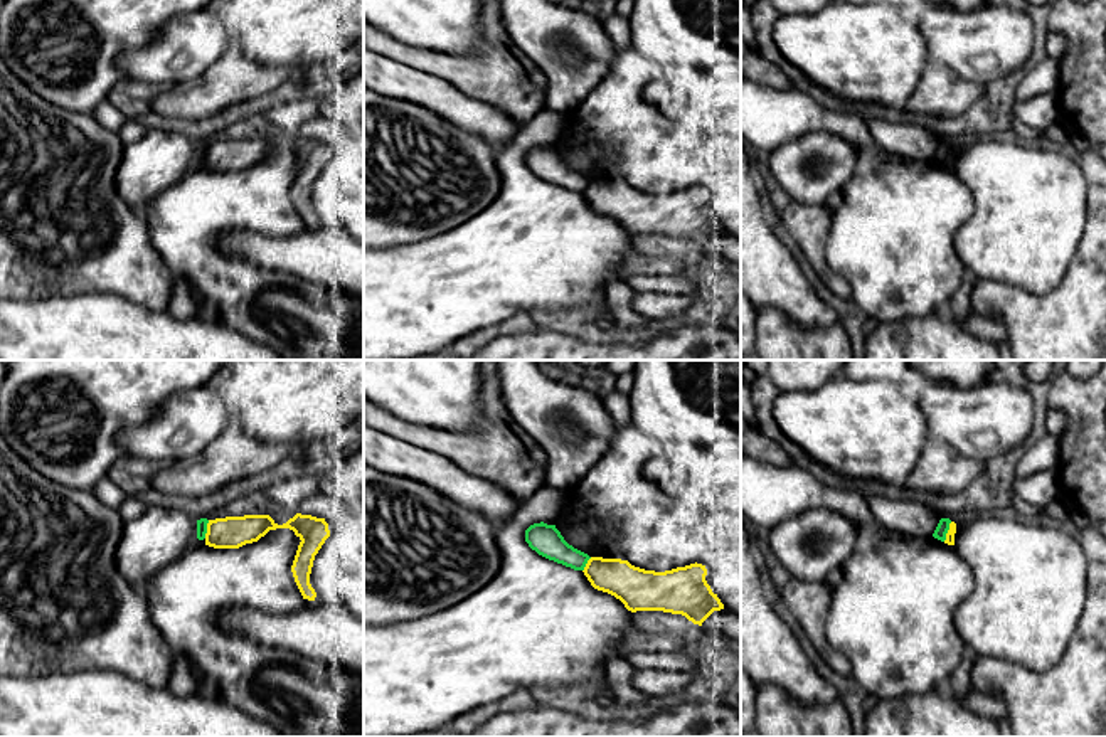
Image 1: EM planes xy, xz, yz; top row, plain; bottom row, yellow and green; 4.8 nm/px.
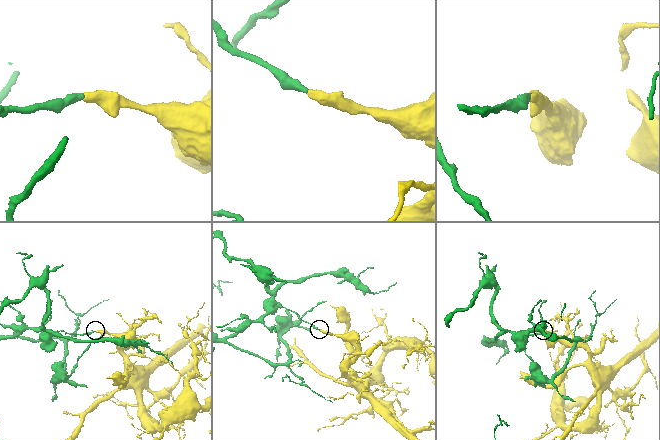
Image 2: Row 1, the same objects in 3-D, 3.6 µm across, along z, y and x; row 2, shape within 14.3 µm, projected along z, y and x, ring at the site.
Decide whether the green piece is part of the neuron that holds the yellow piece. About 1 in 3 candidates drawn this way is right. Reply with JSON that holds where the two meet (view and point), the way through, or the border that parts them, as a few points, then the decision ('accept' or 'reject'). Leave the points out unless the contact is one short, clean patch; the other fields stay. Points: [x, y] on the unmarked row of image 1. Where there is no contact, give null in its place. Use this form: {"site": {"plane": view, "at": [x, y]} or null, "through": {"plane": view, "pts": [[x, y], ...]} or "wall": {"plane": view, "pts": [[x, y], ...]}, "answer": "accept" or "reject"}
{"site": {"plane": "yz", "at": [948, 155]}, "wall": {"plane": "yz", "pts": [[951, 145], [943, 164]]}, "answer": "reject"}

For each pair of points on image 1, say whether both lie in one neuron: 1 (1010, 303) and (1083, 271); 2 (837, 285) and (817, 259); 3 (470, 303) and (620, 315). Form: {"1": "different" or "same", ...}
{"1": "same", "2": "same", "3": "different"}

